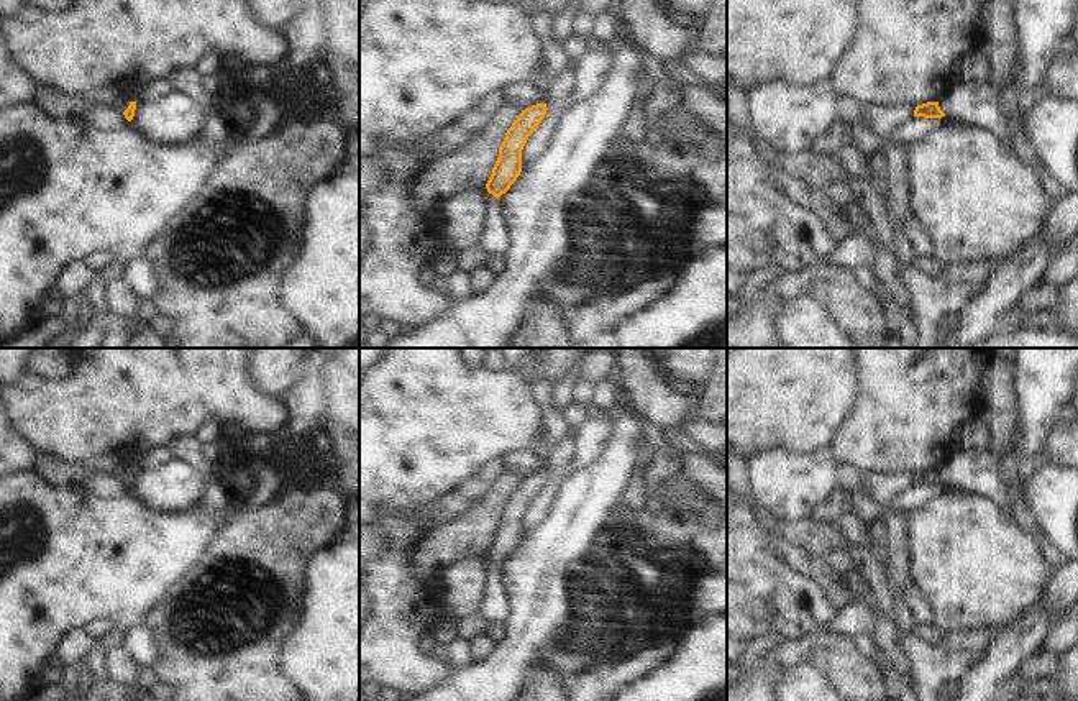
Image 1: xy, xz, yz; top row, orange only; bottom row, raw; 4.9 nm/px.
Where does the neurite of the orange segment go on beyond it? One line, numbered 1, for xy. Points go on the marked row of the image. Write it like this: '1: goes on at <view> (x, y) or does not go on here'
1: goes on at xy (120, 104)

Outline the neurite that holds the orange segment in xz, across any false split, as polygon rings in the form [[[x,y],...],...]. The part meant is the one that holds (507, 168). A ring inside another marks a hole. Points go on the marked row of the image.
[[[546,103],[532,105],[517,117],[507,130],[499,148],[499,158],[486,184],[486,220],[479,236],[479,248],[486,254],[502,251],[507,245],[507,233],[497,220],[497,199],[505,194],[522,172],[522,149],[528,136],[538,128],[546,115]]]

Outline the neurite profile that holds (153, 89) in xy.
[[[149,79],[143,89],[138,92],[135,102],[151,102],[154,99],[162,97],[164,94],[171,92],[172,87],[167,79]]]

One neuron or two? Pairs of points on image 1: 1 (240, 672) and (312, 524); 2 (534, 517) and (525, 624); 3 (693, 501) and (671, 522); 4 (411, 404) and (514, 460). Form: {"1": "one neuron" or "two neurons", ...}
{"1": "one neuron", "2": "two neurons", "3": "two neurons", "4": "two neurons"}

